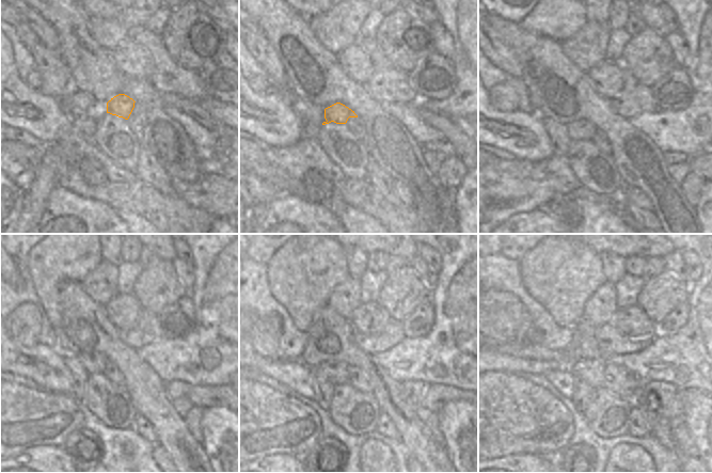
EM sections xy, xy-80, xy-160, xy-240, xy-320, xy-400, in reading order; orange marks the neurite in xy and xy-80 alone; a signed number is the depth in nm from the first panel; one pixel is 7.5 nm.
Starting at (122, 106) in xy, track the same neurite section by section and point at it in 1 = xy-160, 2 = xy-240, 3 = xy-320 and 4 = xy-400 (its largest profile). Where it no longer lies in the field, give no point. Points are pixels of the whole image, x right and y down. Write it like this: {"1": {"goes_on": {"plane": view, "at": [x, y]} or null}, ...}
{"1": {"goes_on": {"plane": "xy-160", "at": [583, 130]}}, "2": {"goes_on": {"plane": "xy-240", "at": [111, 372]}}, "3": {"goes_on": {"plane": "xy-320", "at": [339, 371]}}, "4": {"goes_on": {"plane": "xy-400", "at": [588, 371]}}}

